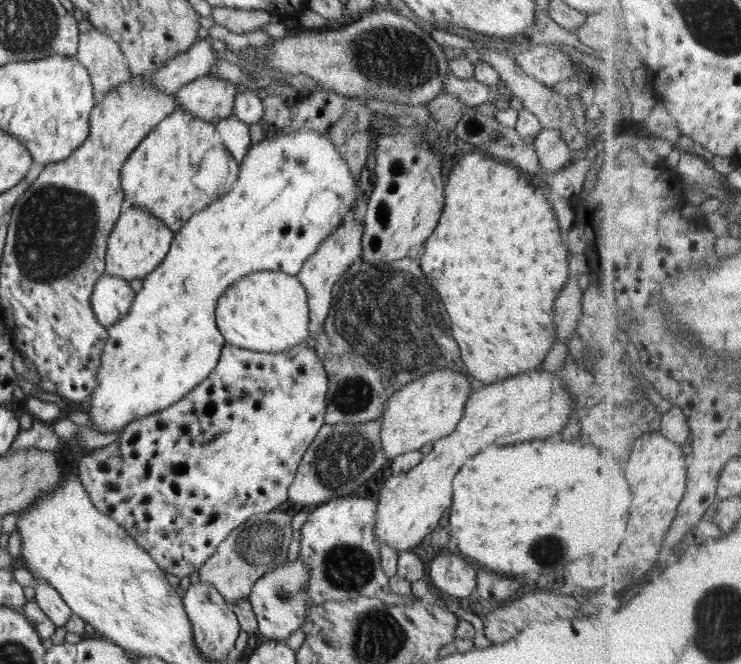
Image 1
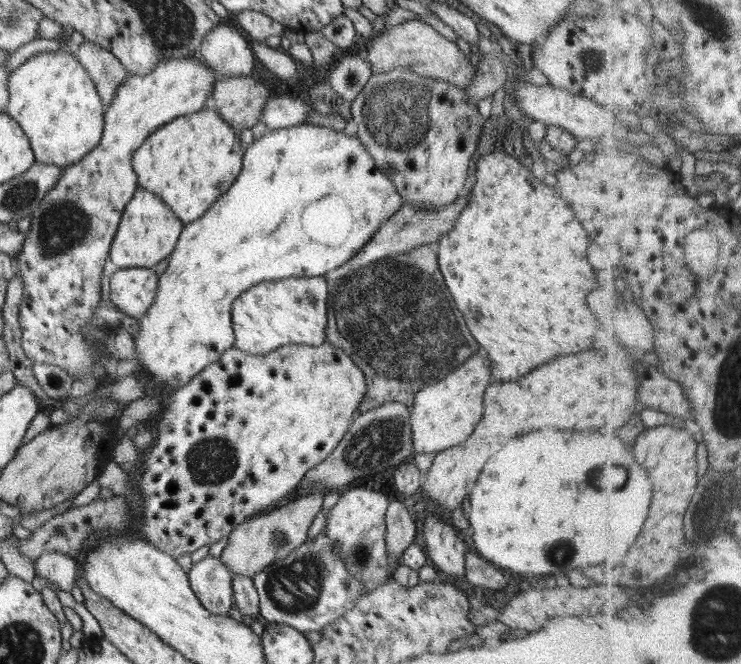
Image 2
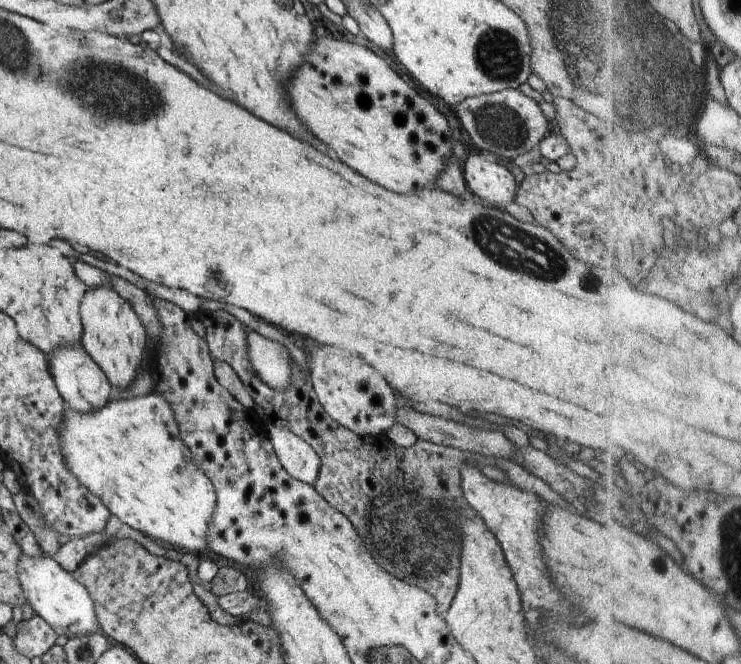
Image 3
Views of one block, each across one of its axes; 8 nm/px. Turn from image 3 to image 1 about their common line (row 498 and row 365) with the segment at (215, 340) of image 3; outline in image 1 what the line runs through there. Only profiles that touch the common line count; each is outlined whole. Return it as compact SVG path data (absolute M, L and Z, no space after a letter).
M407 256L394 262L370 264L356 259L332 288L330 312L324 319L322 332L314 341L314 348L329 378L325 416L325 424L329 425L380 419L388 399L413 380L442 369L465 373L467 370L460 358L458 344L450 334L450 318L438 292L422 274L418 260Z

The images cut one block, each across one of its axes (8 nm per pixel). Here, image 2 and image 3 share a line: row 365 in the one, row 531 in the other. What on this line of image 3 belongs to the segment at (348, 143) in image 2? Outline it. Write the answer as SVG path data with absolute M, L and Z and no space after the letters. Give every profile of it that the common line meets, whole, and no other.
M156 390L146 396L109 401L95 412L72 411L66 404L59 427L61 452L71 474L92 494L98 496L112 515L146 537L174 545L178 551L210 556L209 525L217 504L213 483L195 464L192 452L184 443L173 409L166 397Z

